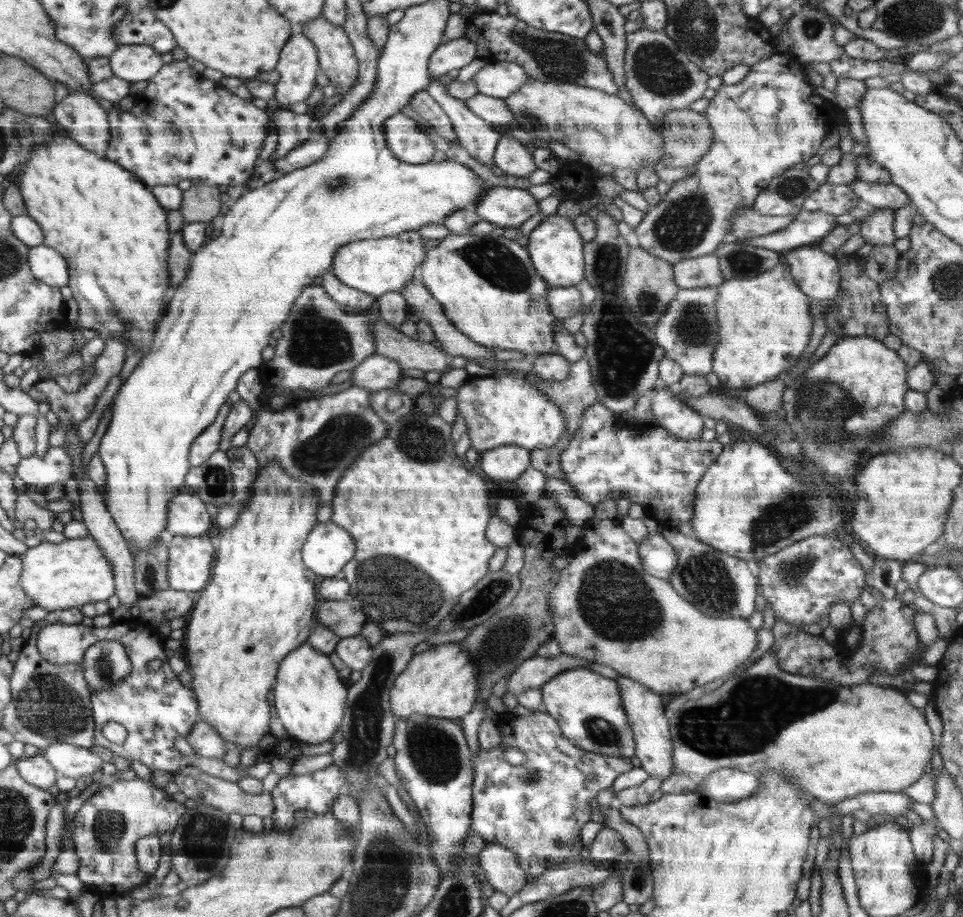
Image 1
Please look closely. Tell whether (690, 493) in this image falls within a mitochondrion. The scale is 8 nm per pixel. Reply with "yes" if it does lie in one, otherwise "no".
no

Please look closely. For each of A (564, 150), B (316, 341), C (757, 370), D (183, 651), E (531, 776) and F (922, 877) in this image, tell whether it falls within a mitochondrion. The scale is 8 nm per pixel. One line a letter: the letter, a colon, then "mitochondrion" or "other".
A: other
B: mitochondrion
C: other
D: other
E: mitochondrion
F: other

